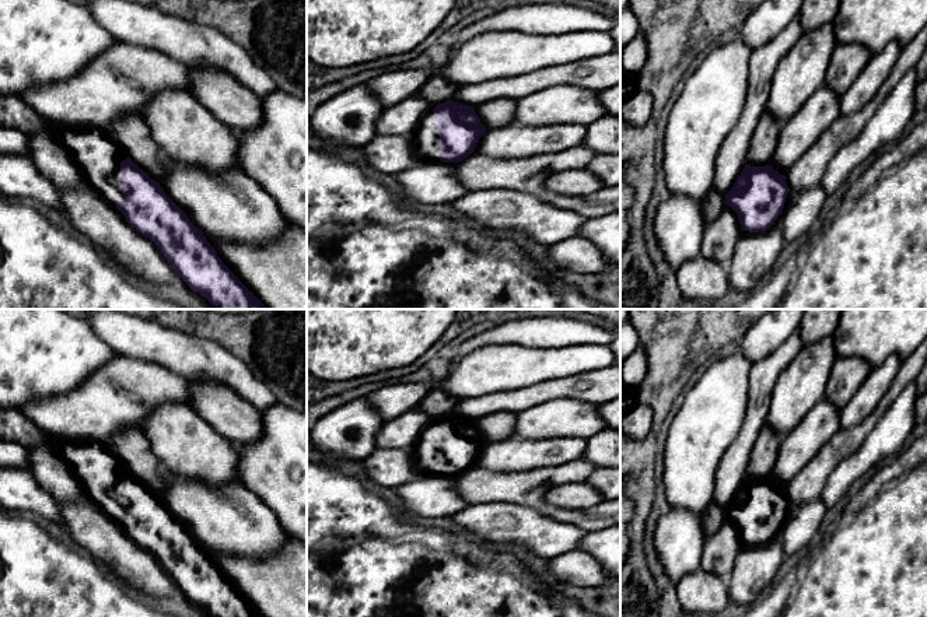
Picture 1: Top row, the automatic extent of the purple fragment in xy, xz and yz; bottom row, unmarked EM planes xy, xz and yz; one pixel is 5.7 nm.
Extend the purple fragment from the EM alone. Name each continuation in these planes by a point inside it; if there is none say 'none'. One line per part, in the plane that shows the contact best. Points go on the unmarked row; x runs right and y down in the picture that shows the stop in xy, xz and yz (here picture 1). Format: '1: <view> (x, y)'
1: xy (98, 467)

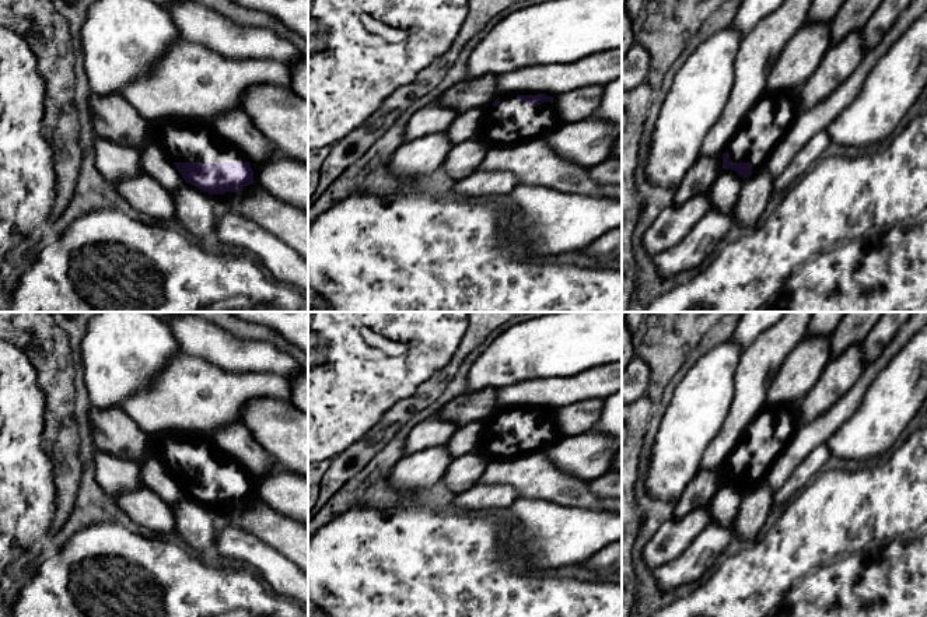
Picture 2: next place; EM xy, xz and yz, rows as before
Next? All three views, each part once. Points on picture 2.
1: xy (182, 456)

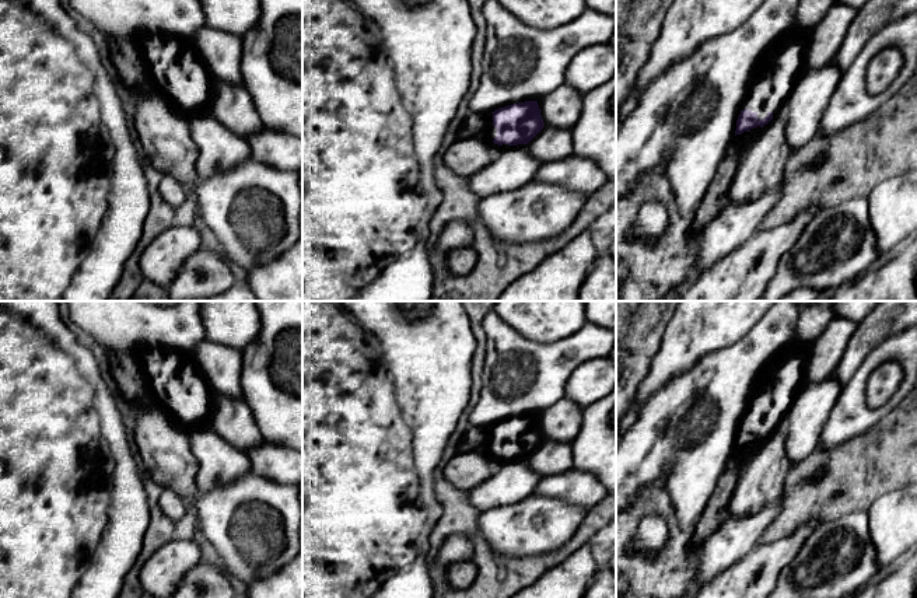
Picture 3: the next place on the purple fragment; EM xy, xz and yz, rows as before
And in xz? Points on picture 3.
1: xz (492, 446)

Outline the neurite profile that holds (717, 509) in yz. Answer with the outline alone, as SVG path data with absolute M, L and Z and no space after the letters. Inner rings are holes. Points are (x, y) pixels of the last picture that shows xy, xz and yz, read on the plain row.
M736 450L729 457L715 489L713 490L701 515L694 524L690 548L703 548L706 541L721 527L721 524L729 515L729 500L746 466L748 457L748 452Z

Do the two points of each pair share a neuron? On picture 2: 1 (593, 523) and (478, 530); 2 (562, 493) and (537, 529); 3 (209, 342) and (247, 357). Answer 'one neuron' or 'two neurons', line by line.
1: two neurons
2: two neurons
3: one neuron

